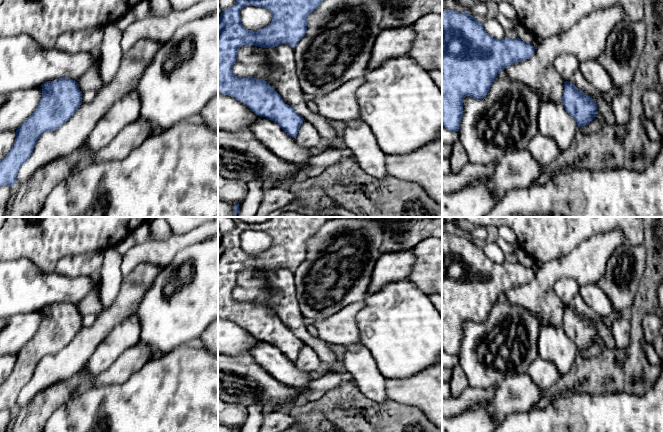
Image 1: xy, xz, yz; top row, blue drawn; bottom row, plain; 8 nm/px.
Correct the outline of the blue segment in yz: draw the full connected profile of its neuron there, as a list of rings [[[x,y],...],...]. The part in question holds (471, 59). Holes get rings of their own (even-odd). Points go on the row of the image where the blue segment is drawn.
[[[449,9],[442,11],[442,125],[447,130],[458,132],[463,116],[463,99],[466,96],[484,98],[502,70],[529,59],[534,52],[531,43],[525,43],[519,38],[493,38],[484,30],[483,24],[468,12],[459,13]]]

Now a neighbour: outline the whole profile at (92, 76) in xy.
[[[100,66],[89,69],[76,82],[82,93],[88,90],[97,91],[104,84],[100,75]]]

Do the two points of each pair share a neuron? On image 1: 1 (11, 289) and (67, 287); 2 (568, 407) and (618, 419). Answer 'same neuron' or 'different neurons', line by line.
1: same neuron
2: same neuron

